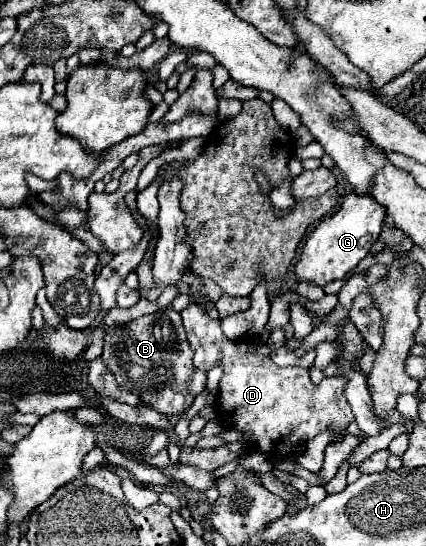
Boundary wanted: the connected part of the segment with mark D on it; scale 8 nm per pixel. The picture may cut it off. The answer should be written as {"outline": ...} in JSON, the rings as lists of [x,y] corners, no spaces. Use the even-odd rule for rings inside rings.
{"outline":[[[190,306],[182,312],[184,328],[186,328],[186,338],[194,350],[194,366],[200,370],[210,370],[216,366],[216,362],[222,362],[224,366],[224,376],[220,380],[220,394],[218,394],[218,406],[216,410],[224,410],[224,422],[236,430],[244,432],[254,432],[254,444],[258,444],[258,450],[264,454],[274,454],[286,456],[290,454],[292,448],[304,444],[306,440],[318,436],[326,428],[340,430],[340,434],[346,434],[346,426],[354,420],[352,410],[344,398],[344,386],[346,380],[342,378],[324,378],[318,386],[310,382],[310,374],[306,368],[292,366],[292,368],[280,368],[276,366],[270,358],[262,358],[256,348],[258,344],[252,340],[228,340],[222,334],[220,320],[210,320],[200,306]]]}

